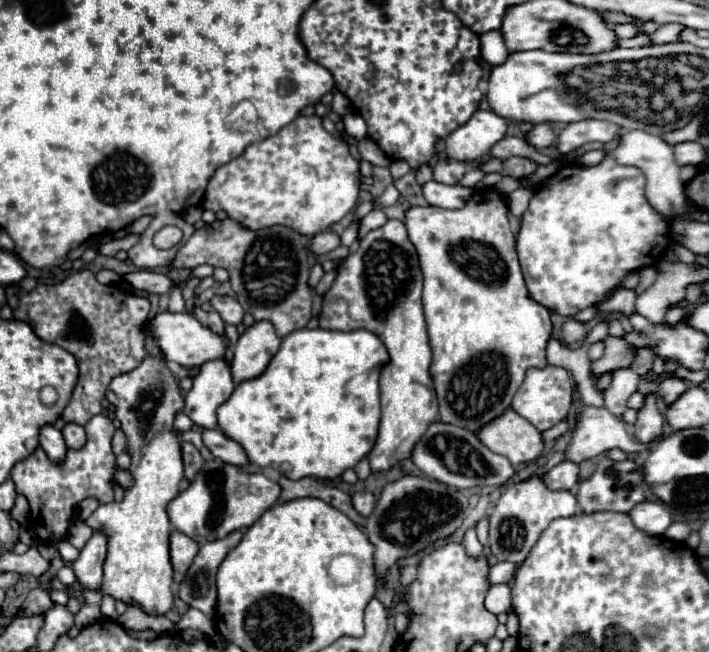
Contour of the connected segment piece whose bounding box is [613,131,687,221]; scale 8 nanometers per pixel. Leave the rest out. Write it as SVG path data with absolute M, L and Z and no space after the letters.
M629 131L621 137L619 147L613 151L613 157L619 165L633 165L643 171L647 185L645 185L645 195L649 203L667 219L671 221L673 217L687 215L685 209L685 185L679 179L679 165L675 163L673 157L673 147L665 143L661 137L651 135L647 131Z

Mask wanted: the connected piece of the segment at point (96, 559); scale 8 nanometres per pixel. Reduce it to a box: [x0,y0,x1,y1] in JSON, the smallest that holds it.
[75,533,107,591]

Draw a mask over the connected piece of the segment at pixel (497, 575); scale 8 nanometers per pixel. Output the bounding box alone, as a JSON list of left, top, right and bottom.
[489,561,517,585]

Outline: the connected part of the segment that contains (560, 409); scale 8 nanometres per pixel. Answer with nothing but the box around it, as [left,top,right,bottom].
[511,365,575,431]

